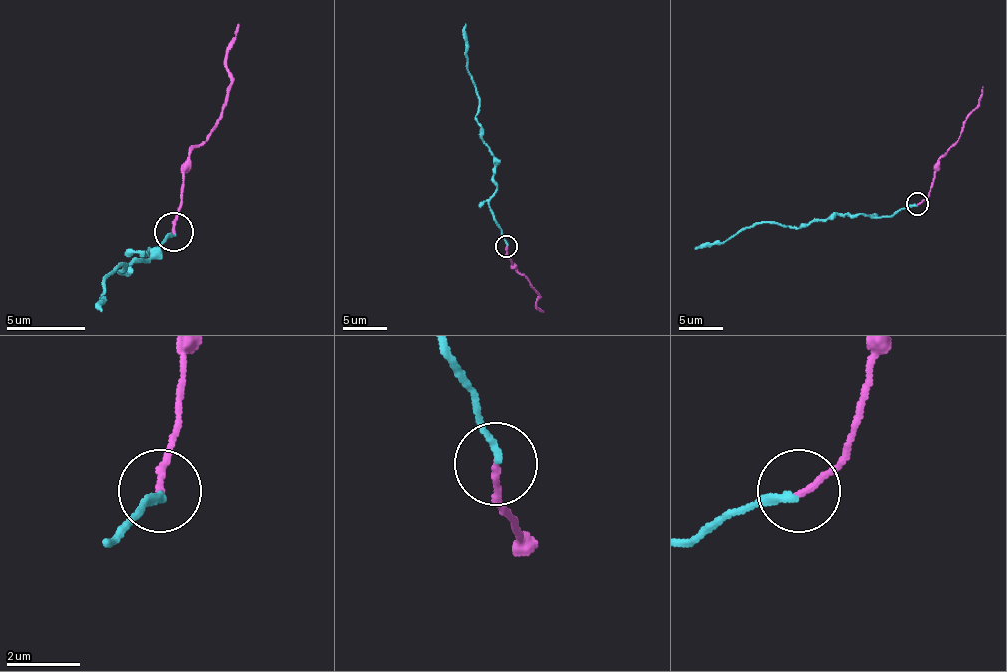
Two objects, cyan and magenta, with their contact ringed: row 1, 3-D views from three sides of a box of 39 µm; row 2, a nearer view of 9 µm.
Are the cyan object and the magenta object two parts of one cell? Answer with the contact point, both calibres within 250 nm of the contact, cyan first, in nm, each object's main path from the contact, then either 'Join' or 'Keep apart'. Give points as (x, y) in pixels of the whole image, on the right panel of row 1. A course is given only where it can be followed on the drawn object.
Place: (917, 204). Thickness 190 nm (cyan) against 160 nm. Course of cyan: (917, 204), (877, 217), (830, 215), (790, 226), (762, 222), (724, 242), (699, 244), (695, 248). Course of magenta: (917, 204), (930, 191), (934, 166), (961, 133), (965, 118), (976, 107), (983, 87). Join

